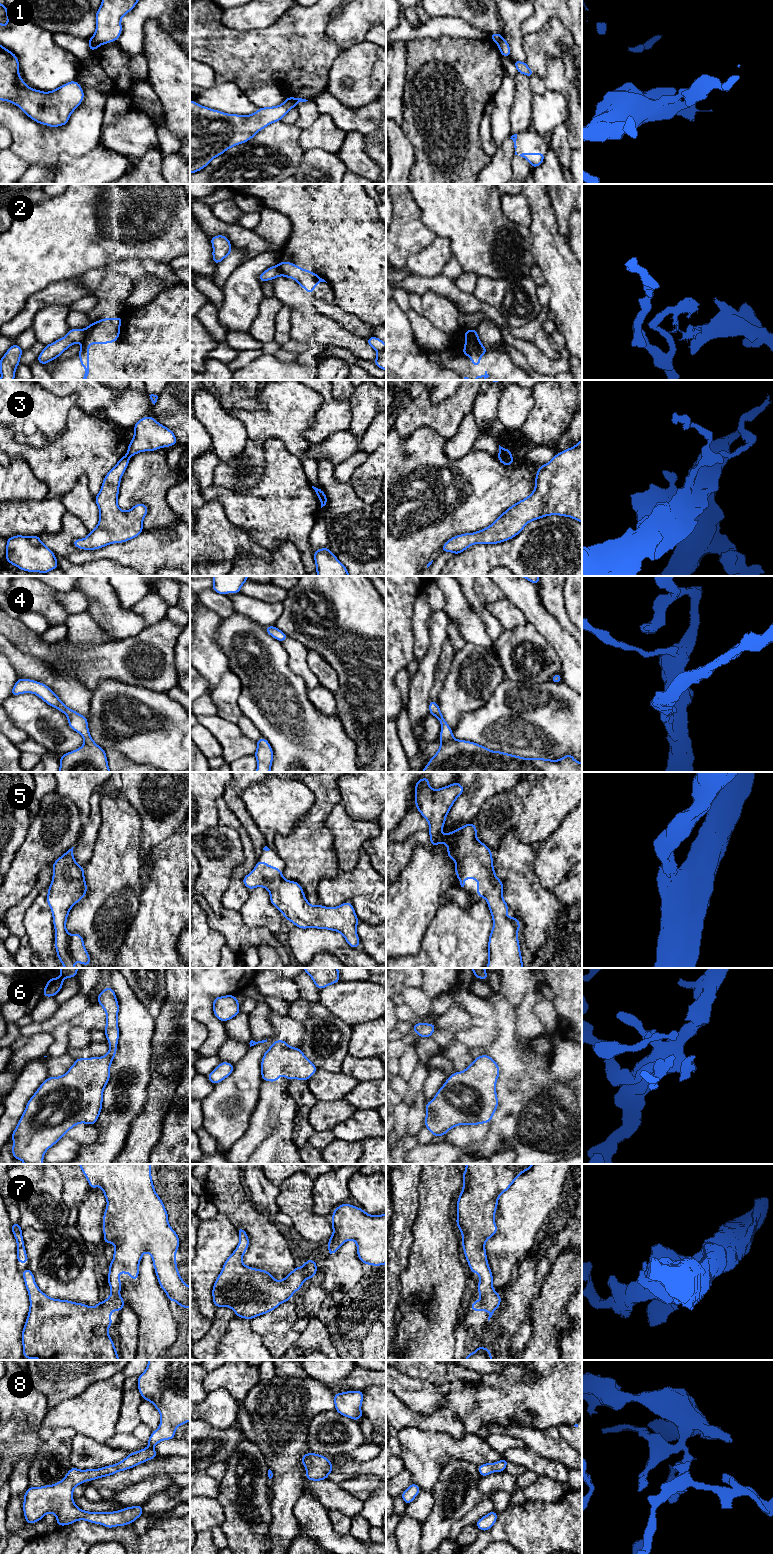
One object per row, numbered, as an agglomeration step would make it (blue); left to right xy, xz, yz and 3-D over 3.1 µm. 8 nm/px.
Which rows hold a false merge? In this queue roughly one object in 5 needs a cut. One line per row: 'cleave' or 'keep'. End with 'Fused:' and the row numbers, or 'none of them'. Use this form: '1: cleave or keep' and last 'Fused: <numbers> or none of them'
1: cleave
2: cleave
3: cleave
4: keep
5: keep
6: keep
7: keep
8: keep
Fused: 1, 2, 3

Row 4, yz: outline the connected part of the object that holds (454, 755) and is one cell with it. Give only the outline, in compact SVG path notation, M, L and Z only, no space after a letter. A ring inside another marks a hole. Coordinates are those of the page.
M430 699L429 713L441 724L440 748L421 772L582 772L582 763L576 761L571 753L559 760L544 758L523 758L501 751L492 751L474 742L457 740L445 721L437 702Z

